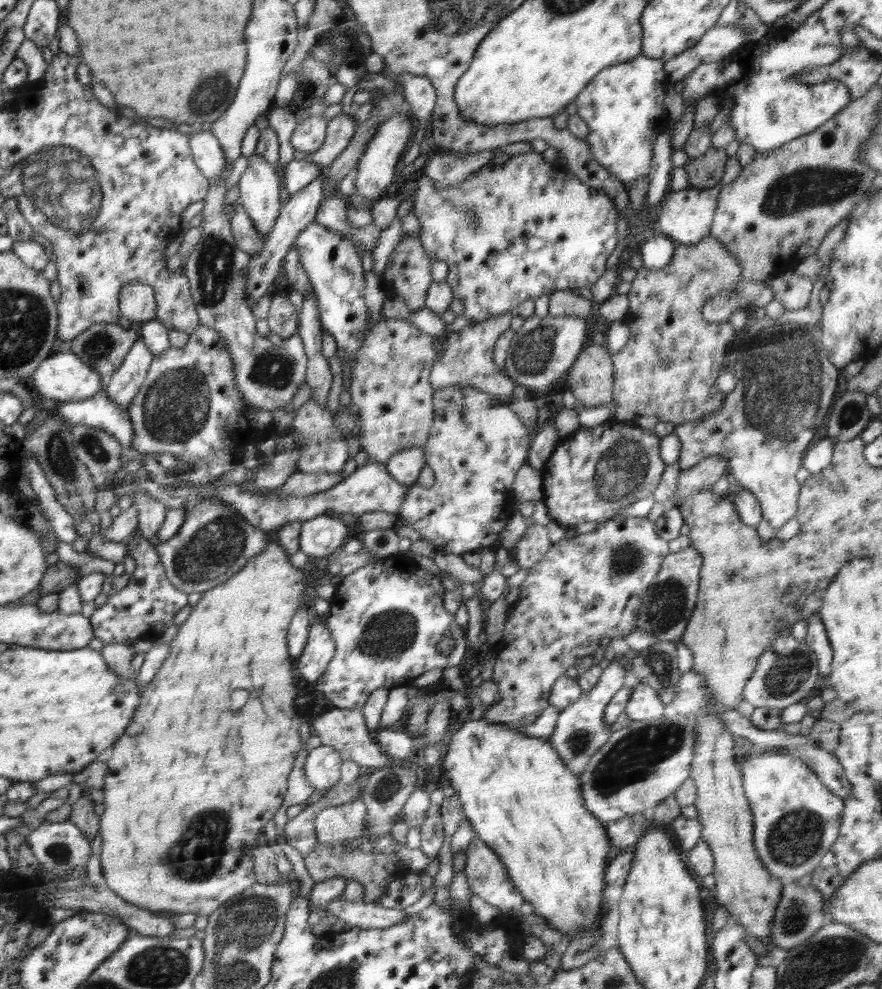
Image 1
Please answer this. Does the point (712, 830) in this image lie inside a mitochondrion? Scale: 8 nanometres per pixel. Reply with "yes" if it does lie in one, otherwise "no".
no

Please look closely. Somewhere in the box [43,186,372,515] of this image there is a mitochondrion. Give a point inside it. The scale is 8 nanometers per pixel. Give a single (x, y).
(176, 407)

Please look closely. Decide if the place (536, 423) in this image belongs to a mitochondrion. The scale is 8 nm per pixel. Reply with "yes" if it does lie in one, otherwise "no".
no

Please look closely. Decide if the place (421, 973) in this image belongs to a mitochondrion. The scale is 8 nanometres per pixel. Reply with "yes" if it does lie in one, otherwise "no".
no

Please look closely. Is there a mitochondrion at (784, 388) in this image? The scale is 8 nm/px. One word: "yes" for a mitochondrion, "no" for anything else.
yes

